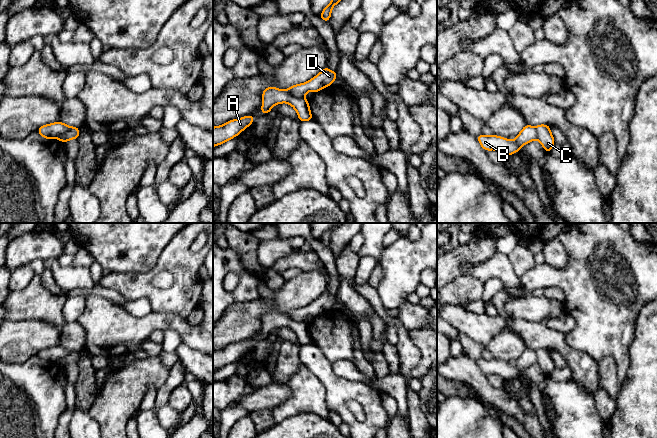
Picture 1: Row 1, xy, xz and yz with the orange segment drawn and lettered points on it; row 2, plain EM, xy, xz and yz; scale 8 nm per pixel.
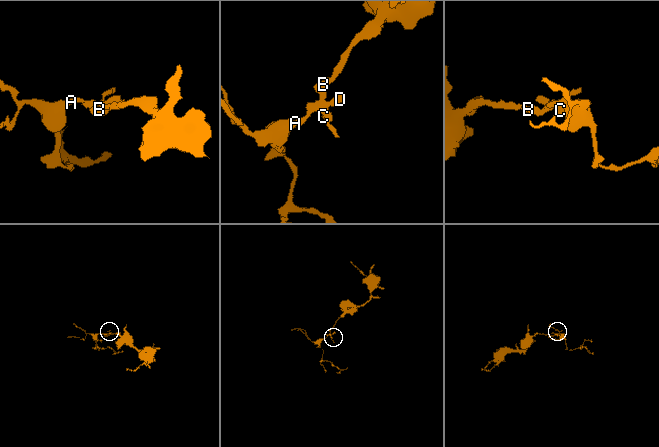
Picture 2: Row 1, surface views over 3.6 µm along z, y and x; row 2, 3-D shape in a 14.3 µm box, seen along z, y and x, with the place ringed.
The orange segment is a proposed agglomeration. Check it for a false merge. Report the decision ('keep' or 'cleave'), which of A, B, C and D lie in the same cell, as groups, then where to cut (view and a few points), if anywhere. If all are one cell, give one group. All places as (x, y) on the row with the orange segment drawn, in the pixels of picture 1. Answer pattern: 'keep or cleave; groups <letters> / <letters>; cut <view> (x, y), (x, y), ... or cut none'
cleave; groups A C / B D; cut xy (76, 127), (63, 132), (58, 137)

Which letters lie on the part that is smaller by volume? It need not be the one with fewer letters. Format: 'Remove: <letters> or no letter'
Remove: A, C

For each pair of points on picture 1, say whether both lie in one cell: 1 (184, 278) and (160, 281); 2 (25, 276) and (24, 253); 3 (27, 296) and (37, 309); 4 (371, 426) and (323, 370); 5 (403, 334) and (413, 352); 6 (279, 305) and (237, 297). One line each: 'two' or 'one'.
1: two
2: two
3: one
4: one
5: one
6: two

